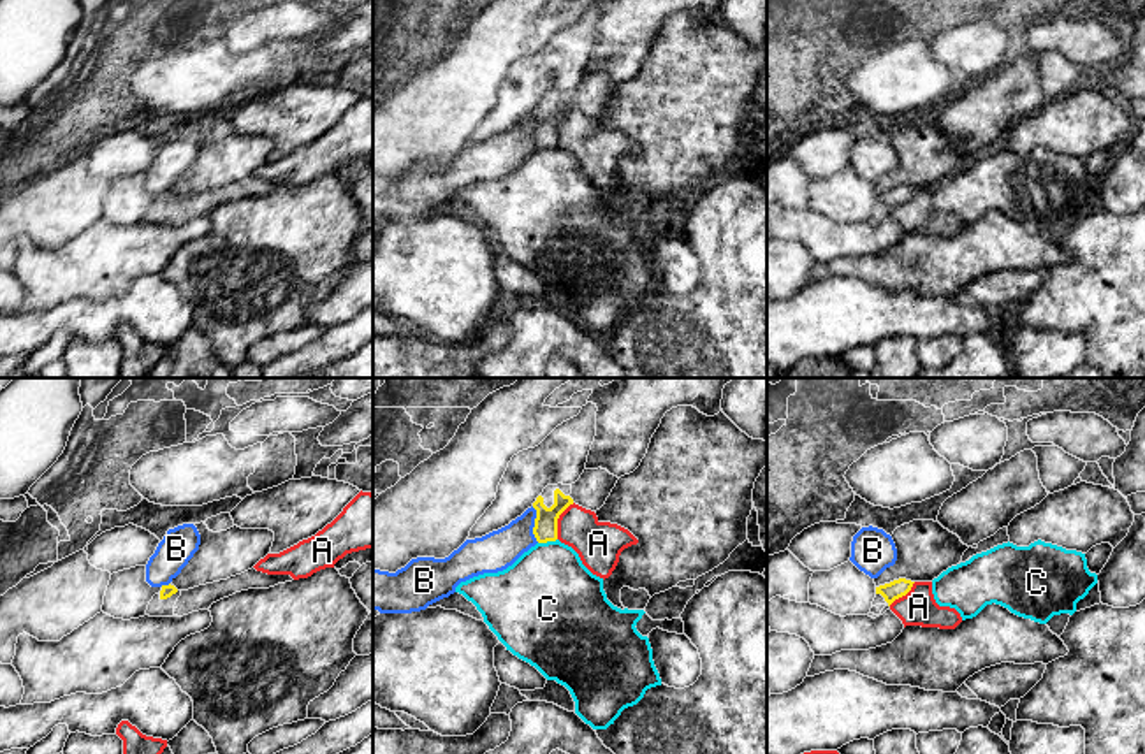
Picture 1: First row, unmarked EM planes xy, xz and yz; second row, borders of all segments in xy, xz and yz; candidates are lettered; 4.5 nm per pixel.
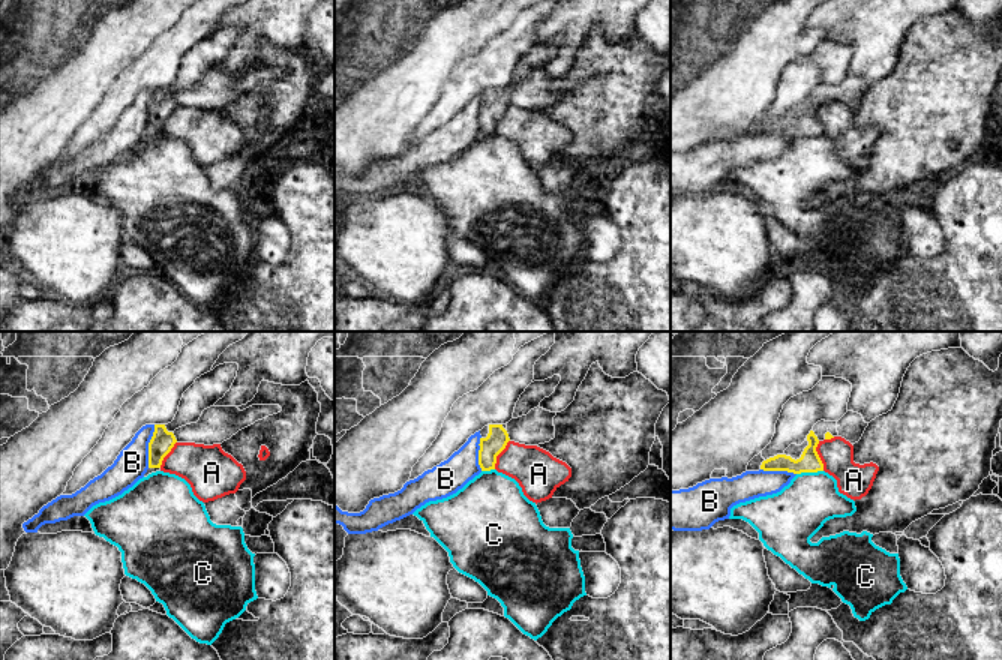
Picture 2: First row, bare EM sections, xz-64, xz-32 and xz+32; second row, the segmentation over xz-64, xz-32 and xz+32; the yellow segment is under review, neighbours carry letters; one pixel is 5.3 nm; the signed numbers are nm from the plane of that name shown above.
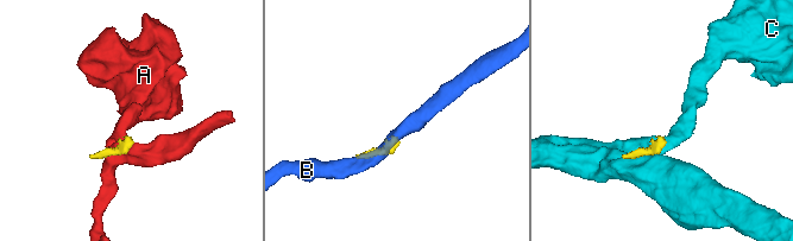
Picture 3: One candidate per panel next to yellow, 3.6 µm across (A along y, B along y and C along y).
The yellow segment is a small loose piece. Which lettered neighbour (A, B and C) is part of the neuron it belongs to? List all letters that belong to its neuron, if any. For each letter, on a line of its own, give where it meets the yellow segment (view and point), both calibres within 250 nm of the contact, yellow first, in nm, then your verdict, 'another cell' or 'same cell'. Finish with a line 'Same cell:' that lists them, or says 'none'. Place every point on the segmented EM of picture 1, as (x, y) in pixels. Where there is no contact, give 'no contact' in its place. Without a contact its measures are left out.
A: xz (556, 521) | 110/200 nm | another cell
B: xz (535, 524) | 110/180 nm | another cell
C: xz (547, 540) | 110/420 nm | another cell
Same cell: none

